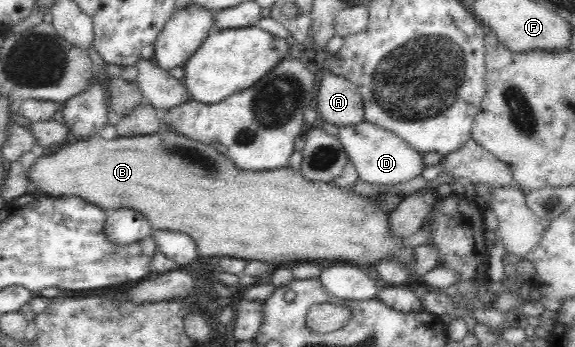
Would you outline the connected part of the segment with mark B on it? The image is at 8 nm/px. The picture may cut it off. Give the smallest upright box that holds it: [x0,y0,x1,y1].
[27,129,413,270]

